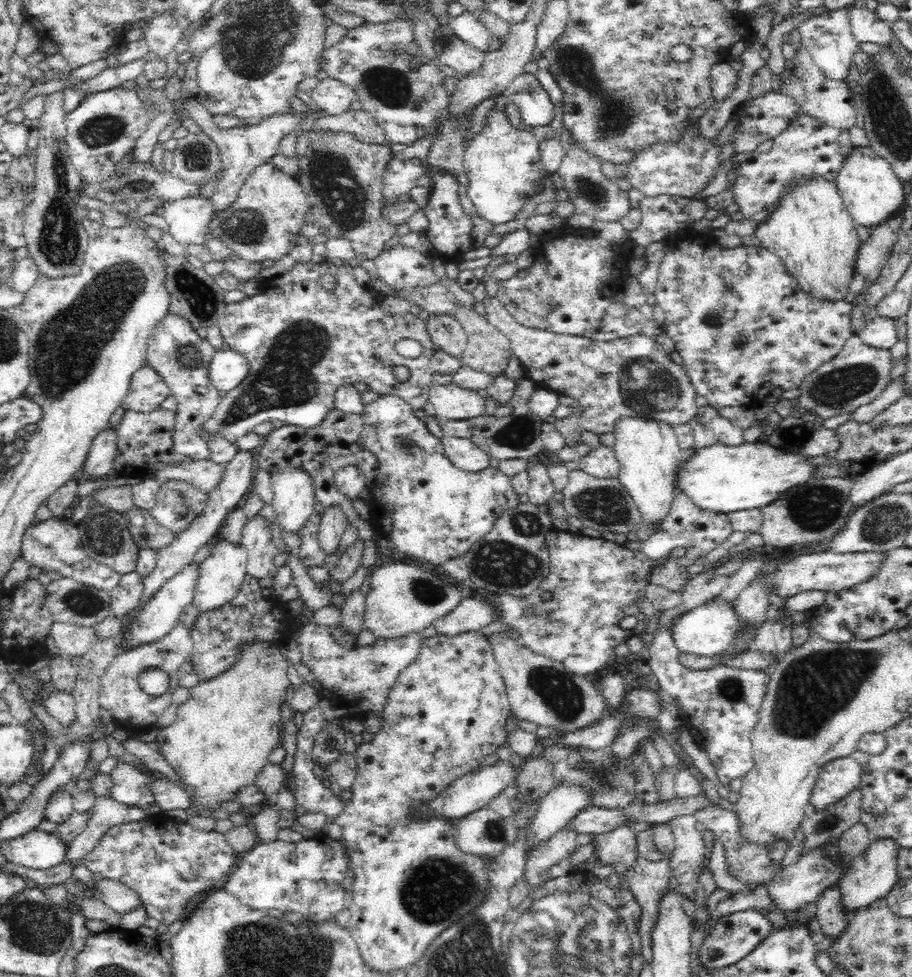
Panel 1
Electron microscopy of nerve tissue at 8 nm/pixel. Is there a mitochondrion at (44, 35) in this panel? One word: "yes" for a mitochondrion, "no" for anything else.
no

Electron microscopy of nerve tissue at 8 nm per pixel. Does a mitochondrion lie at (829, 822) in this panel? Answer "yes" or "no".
yes

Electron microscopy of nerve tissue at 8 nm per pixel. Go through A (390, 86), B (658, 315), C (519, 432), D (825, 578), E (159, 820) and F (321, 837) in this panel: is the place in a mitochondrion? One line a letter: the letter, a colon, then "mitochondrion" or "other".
A: mitochondrion
B: other
C: mitochondrion
D: other
E: other
F: other

